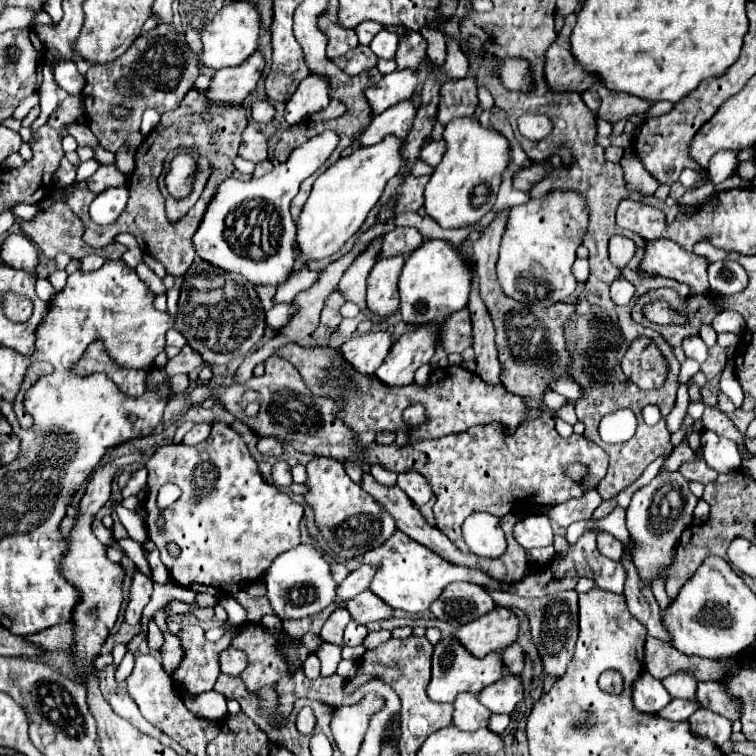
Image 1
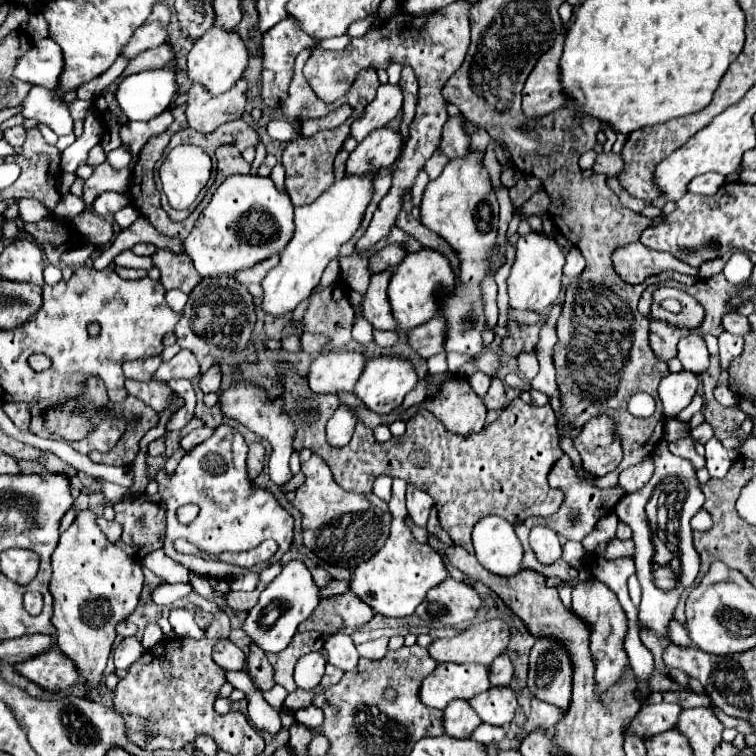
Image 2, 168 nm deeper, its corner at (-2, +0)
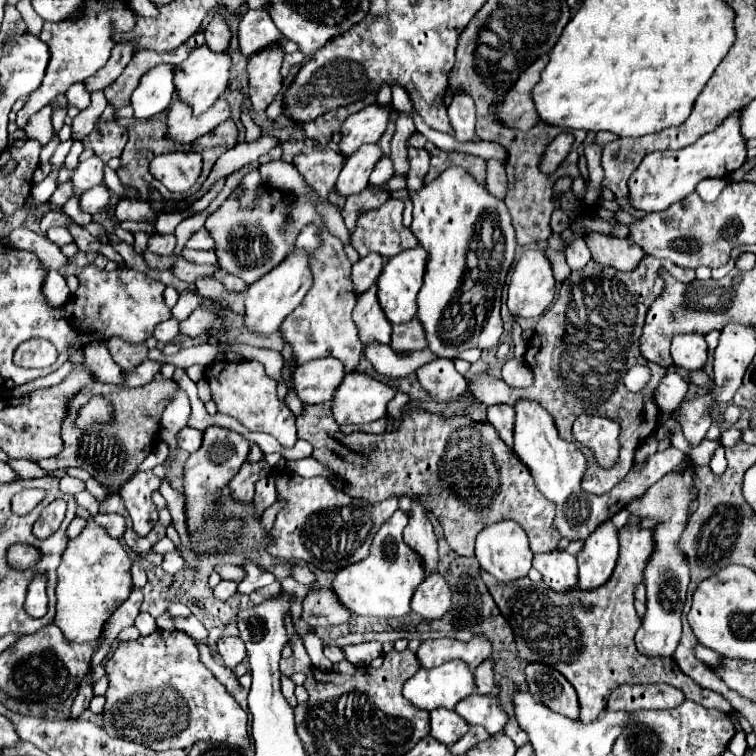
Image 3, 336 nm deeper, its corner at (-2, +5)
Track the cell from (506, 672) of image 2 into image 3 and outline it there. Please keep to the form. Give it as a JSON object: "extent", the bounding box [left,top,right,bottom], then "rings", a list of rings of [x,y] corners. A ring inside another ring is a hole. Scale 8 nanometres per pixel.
{"extent":[474,659,496,695],"rings":[[[486,659],[486,661],[474,671],[474,677],[476,677],[476,691],[480,691],[482,695],[492,693],[492,689],[496,687],[496,681],[494,681],[494,663],[492,663],[492,659]]]}

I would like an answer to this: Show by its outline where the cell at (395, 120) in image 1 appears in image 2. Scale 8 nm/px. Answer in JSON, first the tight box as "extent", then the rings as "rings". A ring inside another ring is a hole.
{"extent":[346,128,400,176],"rings":[[[382,128],[356,146],[346,162],[348,176],[364,176],[388,168],[400,154],[400,132]]]}

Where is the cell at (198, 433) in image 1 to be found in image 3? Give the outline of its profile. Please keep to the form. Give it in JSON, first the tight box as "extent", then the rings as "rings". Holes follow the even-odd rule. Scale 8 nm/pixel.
{"extent":[178,427,202,453],"rings":[[[184,427],[180,433],[178,433],[178,447],[188,451],[188,453],[194,453],[202,443],[202,431],[198,429],[192,429],[192,427]]]}

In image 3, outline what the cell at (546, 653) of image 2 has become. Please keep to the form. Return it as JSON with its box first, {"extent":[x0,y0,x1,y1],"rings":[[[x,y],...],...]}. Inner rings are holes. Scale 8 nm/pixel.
{"extent":[526,663,578,719],"rings":[[[528,663],[526,665],[526,683],[530,695],[550,707],[552,711],[578,719],[578,697],[570,683],[546,663]]]}

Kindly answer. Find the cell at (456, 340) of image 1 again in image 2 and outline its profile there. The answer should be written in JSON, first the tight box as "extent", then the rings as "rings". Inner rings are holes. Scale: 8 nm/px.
{"extent":[406,316,444,358],"rings":[[[434,316],[432,320],[412,328],[406,334],[406,340],[408,346],[414,348],[422,358],[444,352],[444,320],[440,316]]]}

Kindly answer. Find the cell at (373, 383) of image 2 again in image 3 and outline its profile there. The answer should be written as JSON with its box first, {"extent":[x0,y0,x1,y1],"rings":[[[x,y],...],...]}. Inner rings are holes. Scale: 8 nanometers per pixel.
{"extent":[334,371,398,423],"rings":[[[352,371],[334,393],[336,423],[370,423],[386,415],[388,403],[398,393],[396,385],[382,383],[368,373]]]}

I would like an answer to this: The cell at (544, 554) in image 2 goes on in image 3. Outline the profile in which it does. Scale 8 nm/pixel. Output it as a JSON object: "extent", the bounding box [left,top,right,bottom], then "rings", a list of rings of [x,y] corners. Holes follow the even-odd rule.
{"extent":[534,549,578,593],"rings":[[[552,549],[534,555],[534,569],[538,569],[544,577],[544,585],[562,593],[572,589],[578,583],[578,567],[576,557],[572,557],[564,549]]]}

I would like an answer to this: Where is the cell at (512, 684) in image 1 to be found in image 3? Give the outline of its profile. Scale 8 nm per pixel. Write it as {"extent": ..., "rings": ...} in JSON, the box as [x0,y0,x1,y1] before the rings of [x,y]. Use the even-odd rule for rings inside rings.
{"extent":[454,693,508,735],"rings":[[[472,693],[466,699],[462,699],[454,709],[470,725],[480,725],[490,735],[496,735],[498,731],[502,731],[504,723],[508,721],[508,715],[500,707],[500,699],[496,695]]]}

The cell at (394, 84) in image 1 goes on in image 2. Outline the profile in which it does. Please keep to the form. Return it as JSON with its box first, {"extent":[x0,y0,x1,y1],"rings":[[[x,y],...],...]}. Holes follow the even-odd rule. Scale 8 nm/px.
{"extent":[350,84,402,142],"rings":[[[382,84],[378,88],[378,94],[374,98],[374,102],[370,102],[362,116],[356,118],[352,122],[350,128],[350,136],[358,142],[362,142],[372,130],[376,128],[384,128],[402,108],[402,92],[400,86],[392,86],[392,84]]]}

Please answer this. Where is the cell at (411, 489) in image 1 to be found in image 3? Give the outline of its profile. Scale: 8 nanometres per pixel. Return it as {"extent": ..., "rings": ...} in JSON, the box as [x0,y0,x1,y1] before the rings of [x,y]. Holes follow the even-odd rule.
{"extent":[404,497,438,573],"rings":[[[418,497],[412,499],[412,511],[410,511],[410,521],[404,529],[404,541],[422,557],[426,571],[432,573],[438,563],[438,553],[436,553],[438,543],[432,523],[426,515],[426,509]]]}

